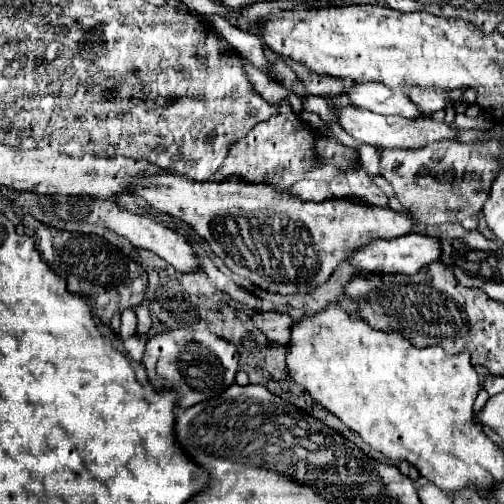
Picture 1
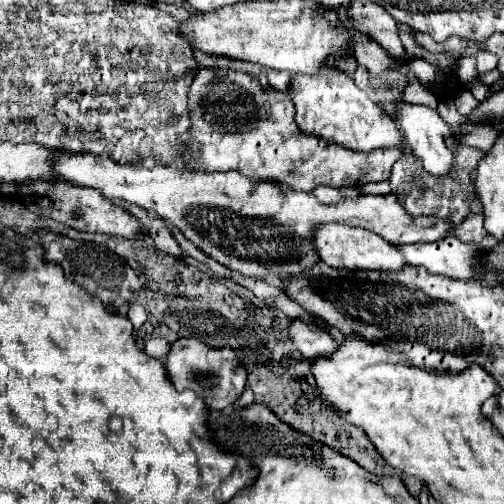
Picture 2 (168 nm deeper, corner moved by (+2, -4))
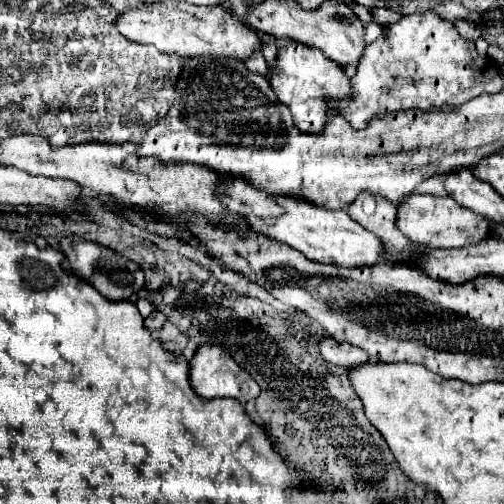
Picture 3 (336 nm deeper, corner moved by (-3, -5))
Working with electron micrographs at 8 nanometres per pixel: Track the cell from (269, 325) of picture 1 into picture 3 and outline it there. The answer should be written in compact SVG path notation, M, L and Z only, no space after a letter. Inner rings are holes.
M331 337L319 341L319 353L321 353L321 357L327 363L331 363L331 365L343 365L343 367L361 365L361 363L369 361L369 357L367 357L367 353L363 349L353 347L349 343L337 343Z

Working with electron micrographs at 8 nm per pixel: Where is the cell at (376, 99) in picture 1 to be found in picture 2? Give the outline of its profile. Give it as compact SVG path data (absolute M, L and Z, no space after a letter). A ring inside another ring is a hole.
M398 104L396 120L400 122L402 136L406 136L406 144L412 148L412 152L422 160L422 166L432 176L448 176L454 170L454 152L458 150L458 142L452 136L448 124L440 118L440 114L434 108L420 106L420 104Z

